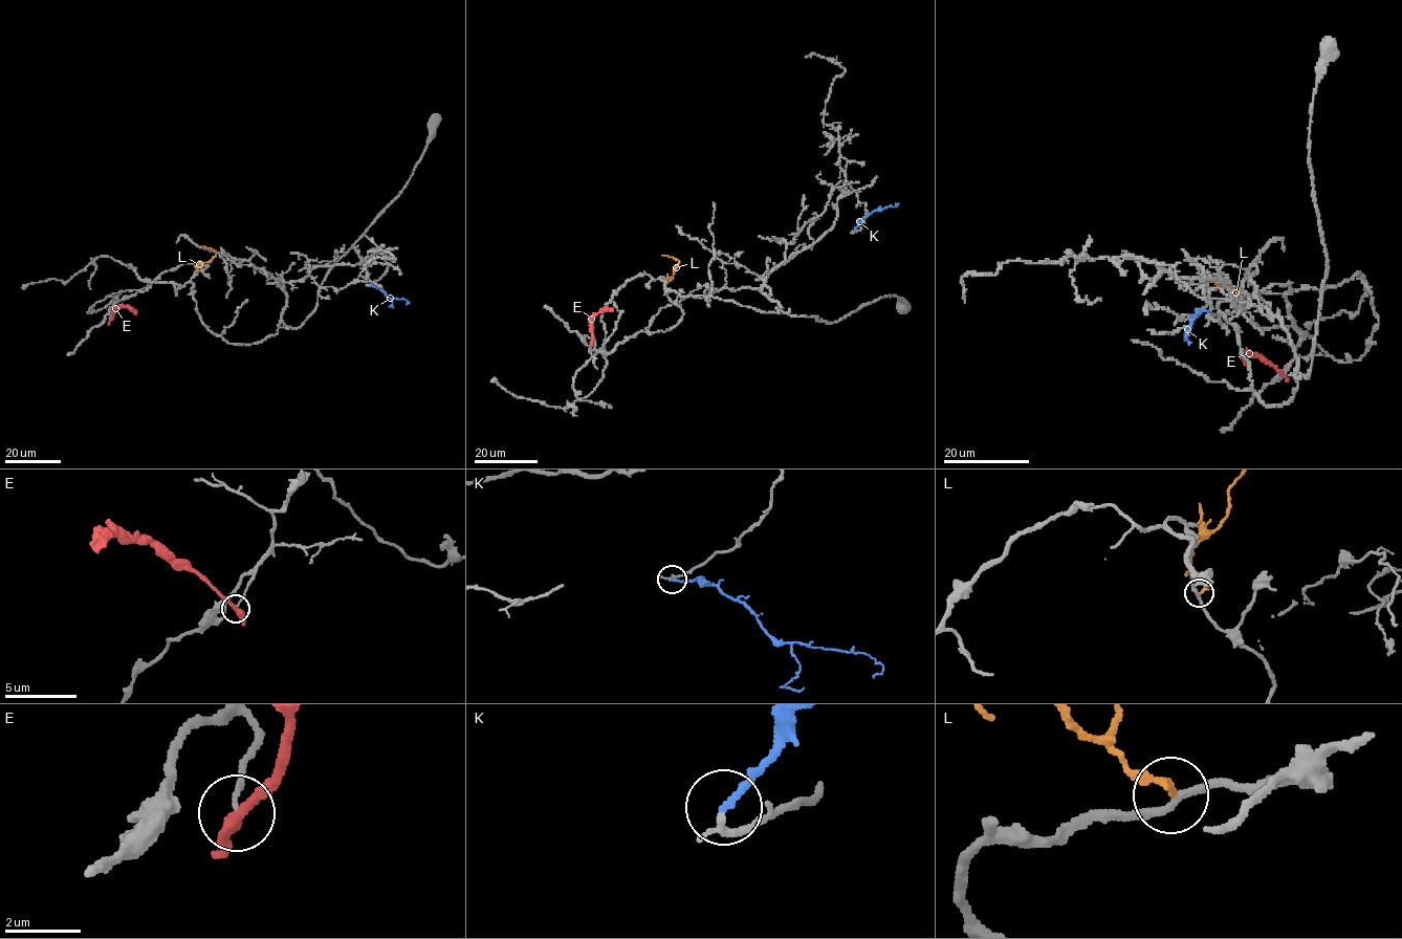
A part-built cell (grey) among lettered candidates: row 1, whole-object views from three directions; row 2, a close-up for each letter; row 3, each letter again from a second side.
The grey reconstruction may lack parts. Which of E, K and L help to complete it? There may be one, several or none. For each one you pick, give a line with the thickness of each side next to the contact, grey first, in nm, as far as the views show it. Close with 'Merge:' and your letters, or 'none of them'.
K: 190/170 nm
Merge: K

